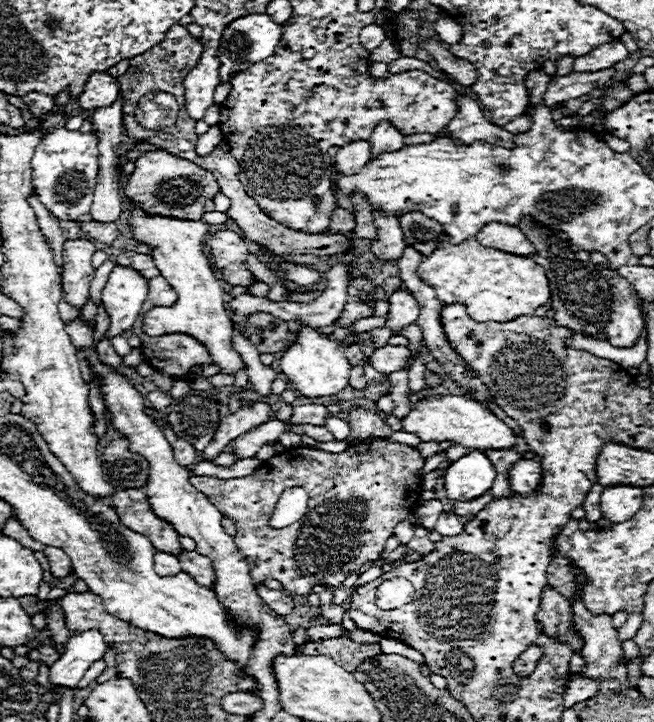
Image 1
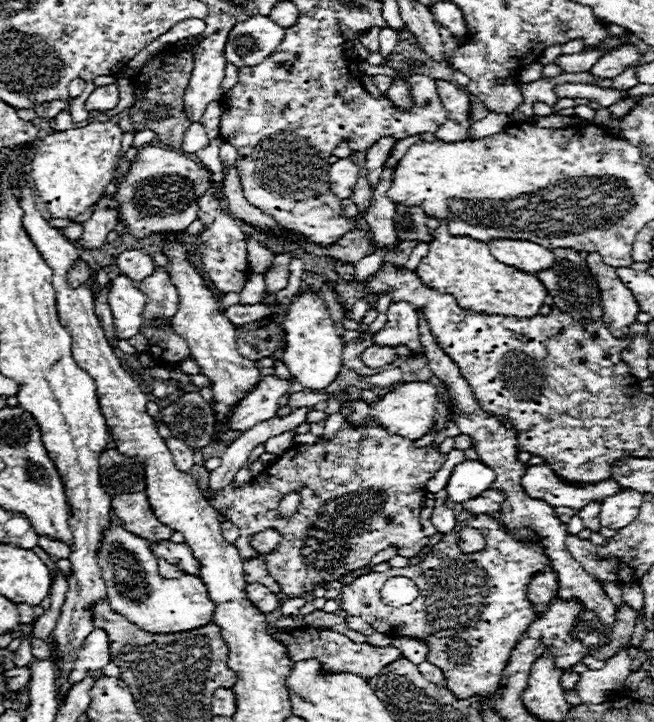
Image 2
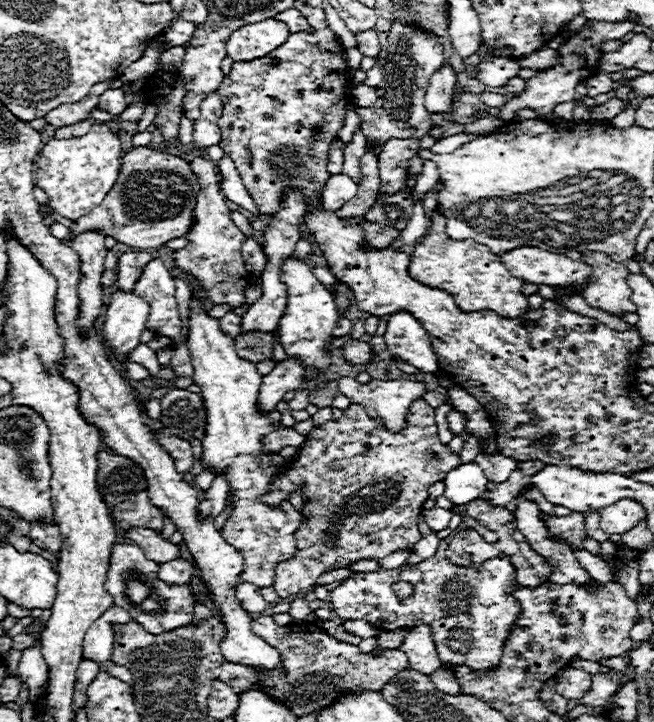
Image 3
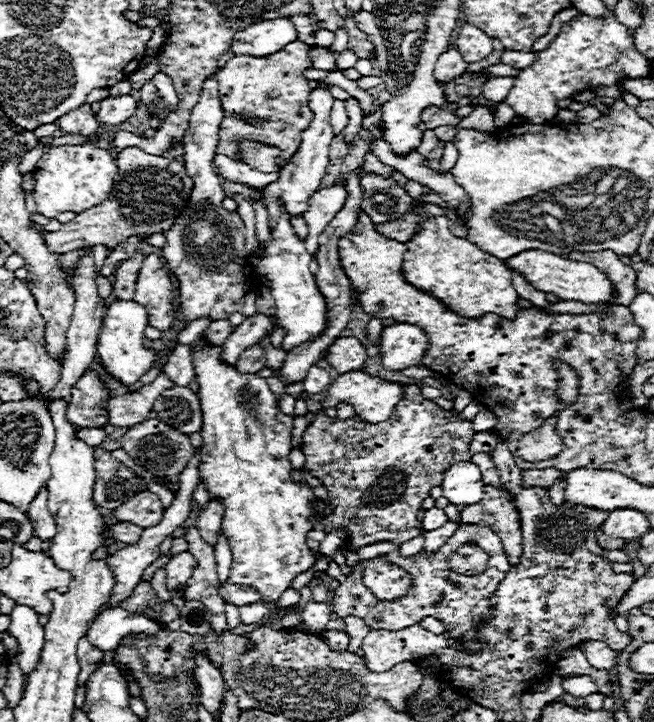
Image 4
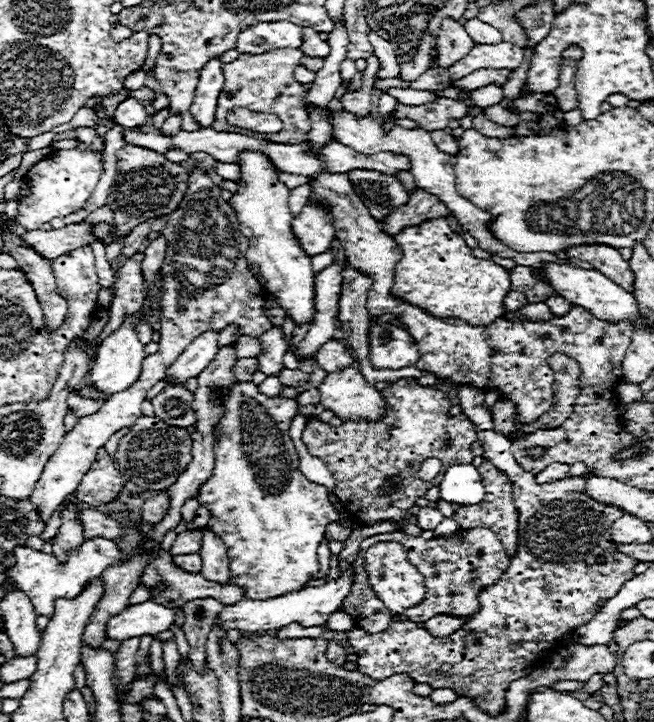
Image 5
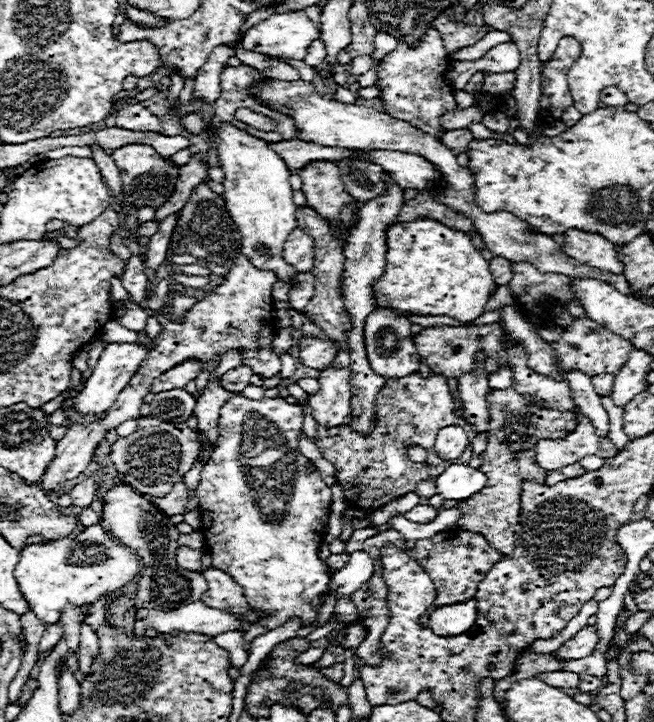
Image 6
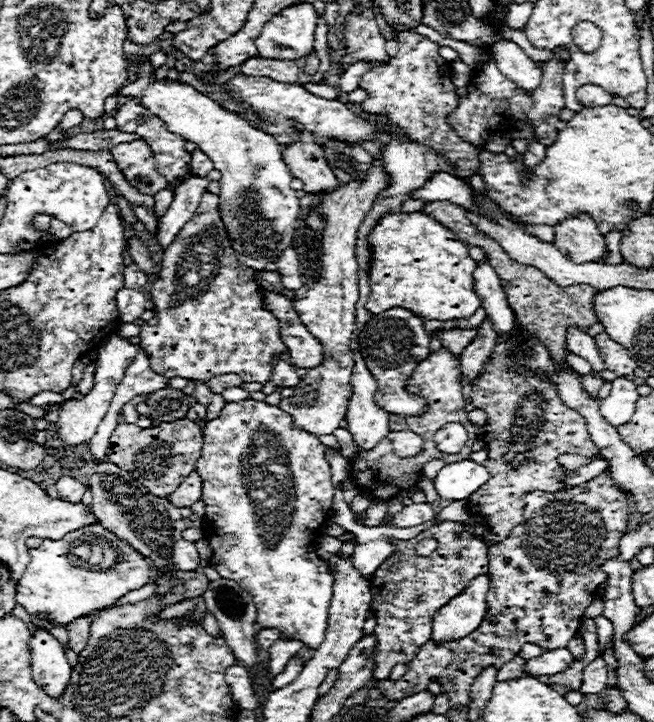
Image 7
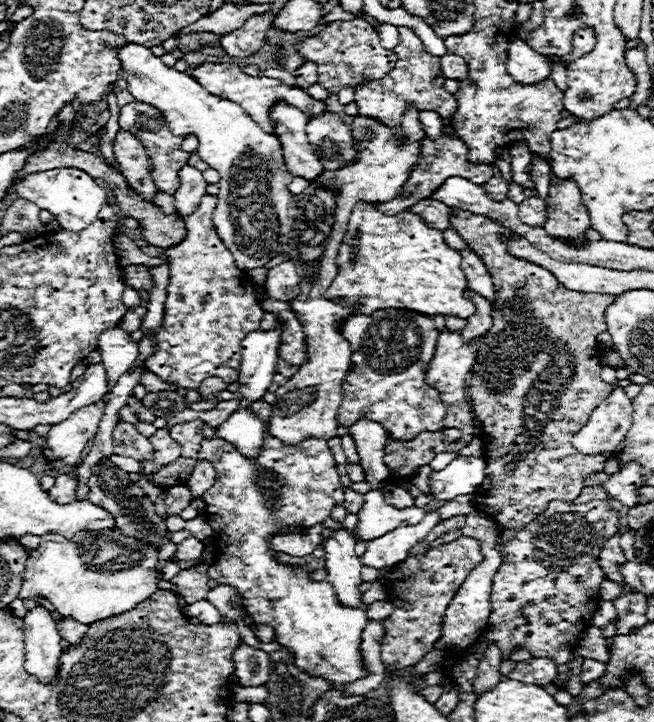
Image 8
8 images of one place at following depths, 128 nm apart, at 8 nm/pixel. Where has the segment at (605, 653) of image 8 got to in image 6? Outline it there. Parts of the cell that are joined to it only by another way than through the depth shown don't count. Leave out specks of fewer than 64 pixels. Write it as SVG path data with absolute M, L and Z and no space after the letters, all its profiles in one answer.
M582 676L582 682L580 682L580 690L582 690L582 692L592 694L592 692L600 690L602 686L604 686L604 680L594 678L594 676Z

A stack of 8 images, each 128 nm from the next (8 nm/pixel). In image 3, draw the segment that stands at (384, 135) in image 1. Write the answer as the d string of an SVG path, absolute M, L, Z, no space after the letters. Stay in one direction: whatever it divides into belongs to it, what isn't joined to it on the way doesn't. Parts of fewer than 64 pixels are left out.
M368 150L360 160L360 168L362 168L362 180L358 184L358 194L338 210L340 218L364 216L376 202L378 186L380 186L378 154L374 150Z

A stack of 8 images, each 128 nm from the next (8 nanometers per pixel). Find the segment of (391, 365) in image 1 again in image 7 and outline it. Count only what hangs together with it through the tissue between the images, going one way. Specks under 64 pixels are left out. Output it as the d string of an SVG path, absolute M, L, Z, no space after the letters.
M266 292L264 306L272 310L272 314L280 322L280 338L288 346L288 358L296 368L314 368L320 366L324 360L324 348L318 338L314 338L306 326L300 322L298 312L294 310L292 302L278 294Z

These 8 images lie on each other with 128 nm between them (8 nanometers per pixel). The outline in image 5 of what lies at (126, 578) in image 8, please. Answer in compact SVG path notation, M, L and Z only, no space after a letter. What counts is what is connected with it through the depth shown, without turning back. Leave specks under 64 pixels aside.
M106 538L86 540L78 550L70 552L68 562L64 566L58 564L54 554L44 554L26 546L16 546L12 552L16 556L16 564L6 572L6 580L14 582L16 588L30 598L38 616L48 616L48 618L54 614L56 598L74 598L88 580L102 576L102 572L108 566L118 564L124 558L118 546Z

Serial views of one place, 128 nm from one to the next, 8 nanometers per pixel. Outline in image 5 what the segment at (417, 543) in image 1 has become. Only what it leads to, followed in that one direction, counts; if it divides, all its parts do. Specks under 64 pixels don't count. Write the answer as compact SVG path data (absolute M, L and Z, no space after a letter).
M400 378L384 390L384 398L388 400L388 410L382 422L346 421L332 428L320 418L314 418L306 424L302 434L310 456L326 462L336 480L334 494L360 526L382 522L400 526L400 522L412 516L412 512L406 510L416 506L416 500L422 498L428 488L442 482L442 476L430 482L418 480L416 472L424 460L438 458L442 468L446 468L454 462L472 462L474 458L471 452L472 442L476 440L474 426L466 416L448 416L452 404L444 392L420 386L412 378Z

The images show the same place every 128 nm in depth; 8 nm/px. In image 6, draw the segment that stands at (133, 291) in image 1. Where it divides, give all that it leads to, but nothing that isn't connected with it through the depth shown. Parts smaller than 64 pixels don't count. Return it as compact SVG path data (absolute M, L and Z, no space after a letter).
M118 342L108 344L104 348L104 352L100 354L100 360L94 366L90 378L86 380L82 392L76 396L74 408L80 414L94 414L94 416L102 414L106 410L106 406L112 406L116 396L128 386L128 382L138 372L138 368L144 362L144 358L146 358L146 348L142 344L128 344L128 342L124 342L124 344L118 344Z

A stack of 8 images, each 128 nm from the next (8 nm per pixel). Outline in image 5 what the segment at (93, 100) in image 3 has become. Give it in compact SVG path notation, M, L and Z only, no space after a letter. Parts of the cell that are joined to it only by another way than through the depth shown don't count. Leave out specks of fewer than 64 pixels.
M82 126L82 128L76 128L76 138L80 140L80 142L84 142L86 146L92 146L96 152L104 152L104 138L96 132L96 128L92 126L92 128L88 128L88 126Z

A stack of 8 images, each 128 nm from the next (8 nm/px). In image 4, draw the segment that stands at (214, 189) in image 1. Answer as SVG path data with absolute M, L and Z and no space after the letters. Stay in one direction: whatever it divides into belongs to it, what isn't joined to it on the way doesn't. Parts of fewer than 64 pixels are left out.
M130 146L120 152L116 166L118 178L106 202L78 214L72 222L62 224L58 232L44 232L50 250L64 254L96 244L106 244L112 250L118 244L126 242L130 236L140 236L142 240L146 240L148 236L164 234L174 226L178 214L182 214L182 210L186 208L186 202L190 200L190 192L194 188L194 182L188 176L184 164L164 156L146 154L138 146Z

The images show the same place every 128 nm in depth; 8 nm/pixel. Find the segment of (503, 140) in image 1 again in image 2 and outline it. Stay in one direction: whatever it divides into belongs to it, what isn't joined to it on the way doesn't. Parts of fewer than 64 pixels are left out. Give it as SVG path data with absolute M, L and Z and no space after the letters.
M446 80L436 82L440 98L448 110L448 122L438 132L434 132L436 138L446 142L470 140L470 128L474 124L470 114L470 96Z

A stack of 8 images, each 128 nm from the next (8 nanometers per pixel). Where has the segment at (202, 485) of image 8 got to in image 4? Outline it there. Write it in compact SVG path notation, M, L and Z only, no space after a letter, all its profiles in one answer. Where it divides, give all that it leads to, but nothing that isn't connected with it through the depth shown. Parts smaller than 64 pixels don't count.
M140 492L122 506L114 510L114 518L118 522L130 522L140 528L150 528L162 520L164 508L160 504L160 498L152 492Z

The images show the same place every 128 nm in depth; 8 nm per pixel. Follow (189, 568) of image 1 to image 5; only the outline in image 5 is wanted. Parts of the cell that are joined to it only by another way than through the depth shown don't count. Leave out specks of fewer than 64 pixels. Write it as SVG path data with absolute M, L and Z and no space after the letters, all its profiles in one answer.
M82 510L80 520L84 524L84 536L86 538L106 538L106 540L118 540L124 536L122 522L98 512L98 510Z

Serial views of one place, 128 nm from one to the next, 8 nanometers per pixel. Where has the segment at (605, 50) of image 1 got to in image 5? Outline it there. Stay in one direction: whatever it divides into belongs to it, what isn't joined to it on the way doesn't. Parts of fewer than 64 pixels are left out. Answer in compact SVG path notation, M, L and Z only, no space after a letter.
M474 42L472 50L458 60L454 66L448 68L450 76L454 80L464 78L466 74L480 70L480 68L508 68L514 70L524 62L524 48L508 44L508 42L500 42L500 44L478 44Z

